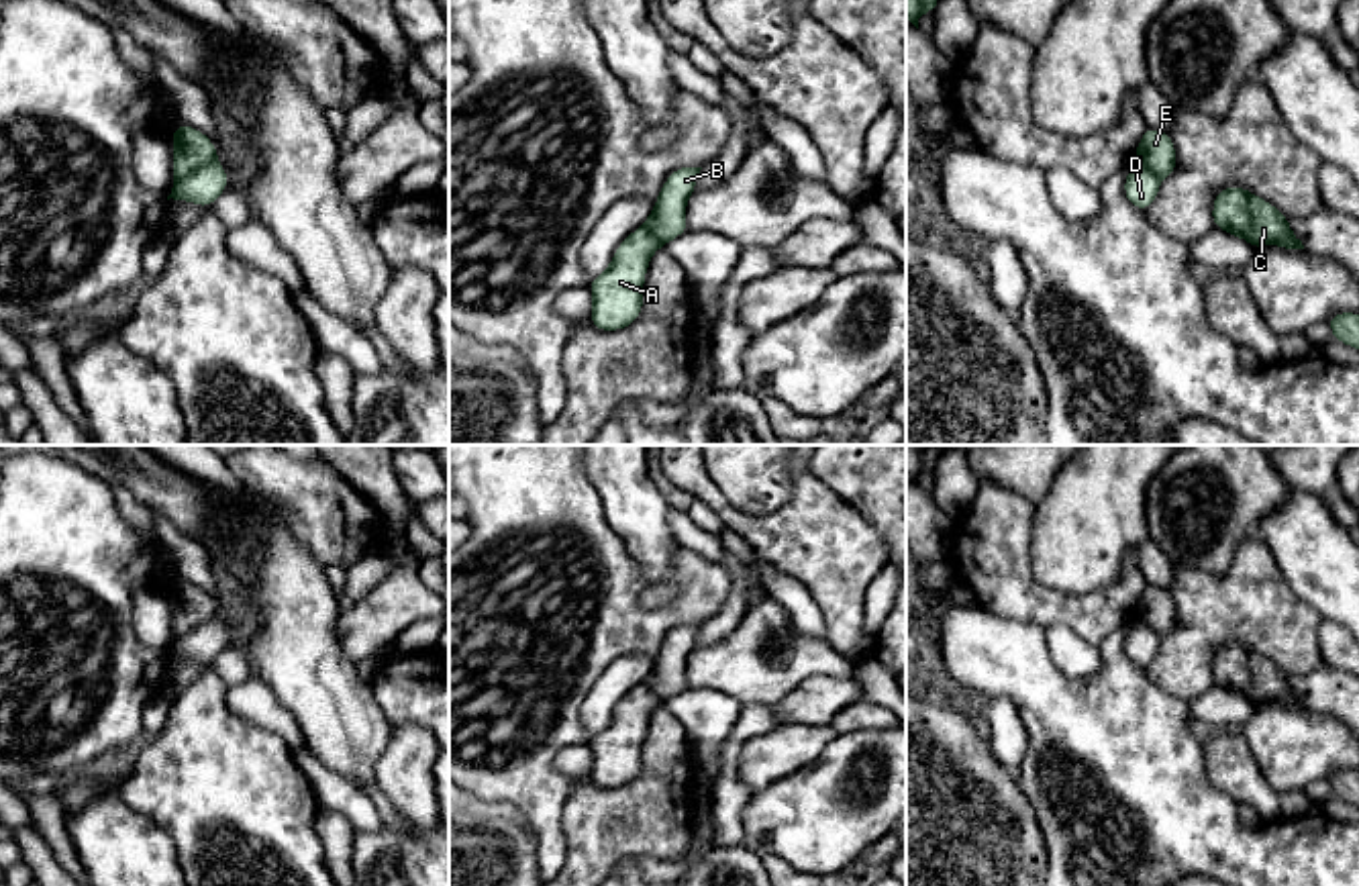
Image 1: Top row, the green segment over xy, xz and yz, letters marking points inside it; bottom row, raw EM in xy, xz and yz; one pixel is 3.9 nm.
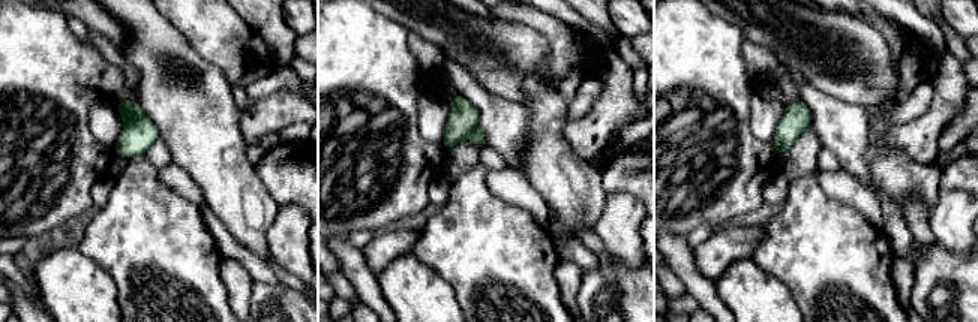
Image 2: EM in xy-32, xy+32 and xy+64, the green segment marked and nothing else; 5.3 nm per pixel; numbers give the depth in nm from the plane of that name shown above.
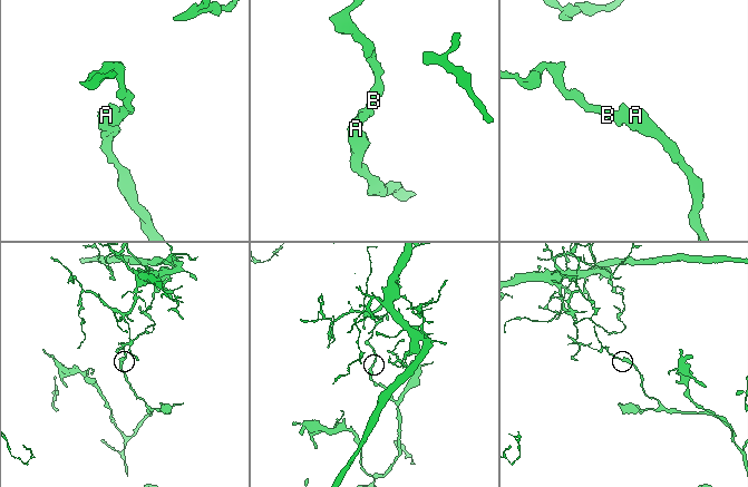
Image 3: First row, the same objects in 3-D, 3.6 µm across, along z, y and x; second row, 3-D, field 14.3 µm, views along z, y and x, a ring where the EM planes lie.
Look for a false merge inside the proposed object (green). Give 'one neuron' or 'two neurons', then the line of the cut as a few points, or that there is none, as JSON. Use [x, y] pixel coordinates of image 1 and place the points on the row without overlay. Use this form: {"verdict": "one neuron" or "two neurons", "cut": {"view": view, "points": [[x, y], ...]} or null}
{"verdict": "two neurons", "cut": {"view": "xy", "points": [[215, 613], [174, 644]]}}

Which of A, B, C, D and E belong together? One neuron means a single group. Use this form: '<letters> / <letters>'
A C E / B D

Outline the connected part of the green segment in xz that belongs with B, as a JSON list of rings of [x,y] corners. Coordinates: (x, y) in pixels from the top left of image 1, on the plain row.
[[[680,625],[671,629],[655,657],[653,670],[643,680],[643,686],[657,692],[663,702],[688,688],[686,661],[696,647],[702,625]]]

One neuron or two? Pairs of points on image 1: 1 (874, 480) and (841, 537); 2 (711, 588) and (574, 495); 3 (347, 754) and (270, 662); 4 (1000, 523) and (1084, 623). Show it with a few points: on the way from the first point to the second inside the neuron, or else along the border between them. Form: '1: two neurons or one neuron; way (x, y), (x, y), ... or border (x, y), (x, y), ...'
1: two neurons; border (817, 482), (843, 497), (884, 544)
2: one neuron; way (670, 582), (643, 591), (590, 535)
3: one neuron; way (339, 731), (292, 684)
4: one neuron; way (1000, 554), (1000, 562), (1047, 609), (1053, 609)

